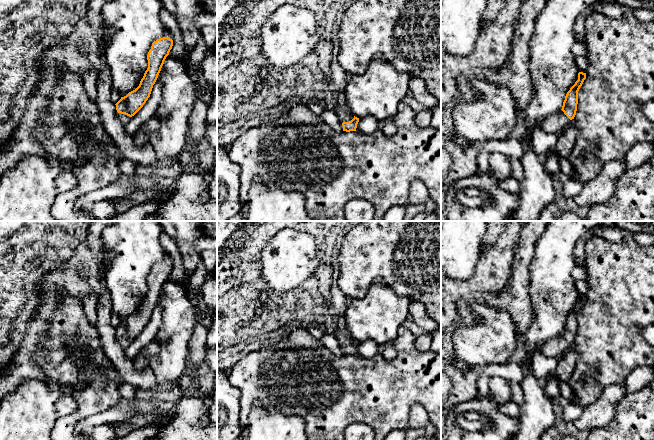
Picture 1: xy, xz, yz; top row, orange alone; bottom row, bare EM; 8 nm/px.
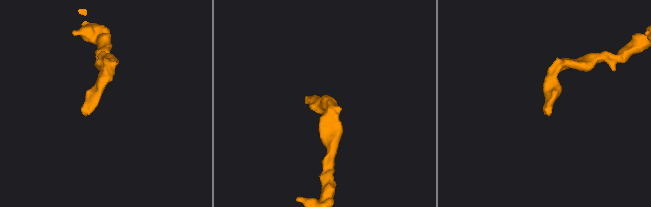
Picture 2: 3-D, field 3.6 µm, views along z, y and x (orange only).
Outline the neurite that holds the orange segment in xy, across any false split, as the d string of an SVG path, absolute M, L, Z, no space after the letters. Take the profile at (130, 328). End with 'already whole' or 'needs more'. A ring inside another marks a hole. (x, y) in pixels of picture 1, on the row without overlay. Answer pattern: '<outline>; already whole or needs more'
M168 261L157 263L152 267L148 276L148 292L140 305L139 310L129 316L126 320L115 328L117 341L126 350L132 340L134 340L146 327L150 321L153 309L155 308L166 281L173 270L173 264Z; needs more

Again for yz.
M579 296L578 304L565 320L562 333L555 339L547 342L541 353L546 357L559 358L563 352L574 343L578 328L578 315L586 303L586 297Z; needs more

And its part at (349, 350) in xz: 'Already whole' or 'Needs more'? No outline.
Needs more

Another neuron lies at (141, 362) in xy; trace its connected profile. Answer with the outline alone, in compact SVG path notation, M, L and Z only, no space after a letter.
M156 337L140 351L134 359L132 359L137 370L144 370L149 367L148 360L159 353L160 344L161 341Z

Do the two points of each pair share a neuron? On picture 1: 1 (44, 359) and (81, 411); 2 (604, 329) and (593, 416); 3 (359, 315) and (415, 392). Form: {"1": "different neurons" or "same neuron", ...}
{"1": "same neuron", "2": "different neurons", "3": "different neurons"}

